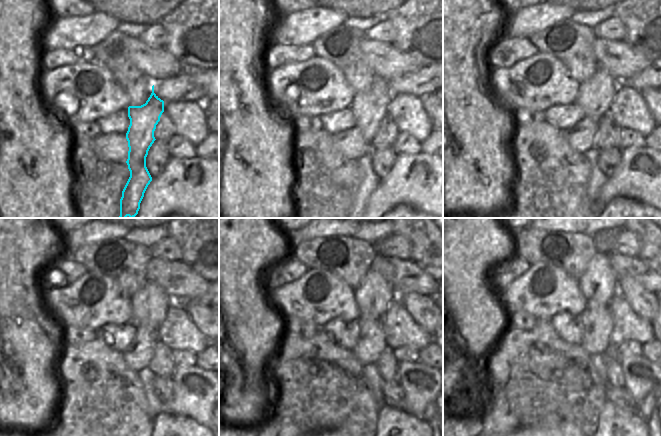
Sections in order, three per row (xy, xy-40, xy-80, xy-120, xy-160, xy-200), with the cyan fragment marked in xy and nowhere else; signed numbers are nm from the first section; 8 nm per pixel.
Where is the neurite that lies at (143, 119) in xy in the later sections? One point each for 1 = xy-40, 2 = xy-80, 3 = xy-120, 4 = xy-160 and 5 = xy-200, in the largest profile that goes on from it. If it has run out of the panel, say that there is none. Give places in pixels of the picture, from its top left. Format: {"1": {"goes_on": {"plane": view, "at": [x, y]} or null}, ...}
{"1": {"goes_on": {"plane": "xy-40", "at": [369, 107]}}, "2": {"goes_on": {"plane": "xy-80", "at": [596, 94]}}, "3": {"goes_on": {"plane": "xy-120", "at": [150, 304]}}, "4": {"goes_on": {"plane": "xy-160", "at": [373, 297]}}, "5": {"goes_on": {"plane": "xy-200", "at": [599, 282]}}}

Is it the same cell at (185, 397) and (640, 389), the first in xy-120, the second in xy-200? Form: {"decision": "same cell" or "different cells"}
{"decision": "same cell"}

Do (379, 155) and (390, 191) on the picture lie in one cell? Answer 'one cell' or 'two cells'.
two cells

